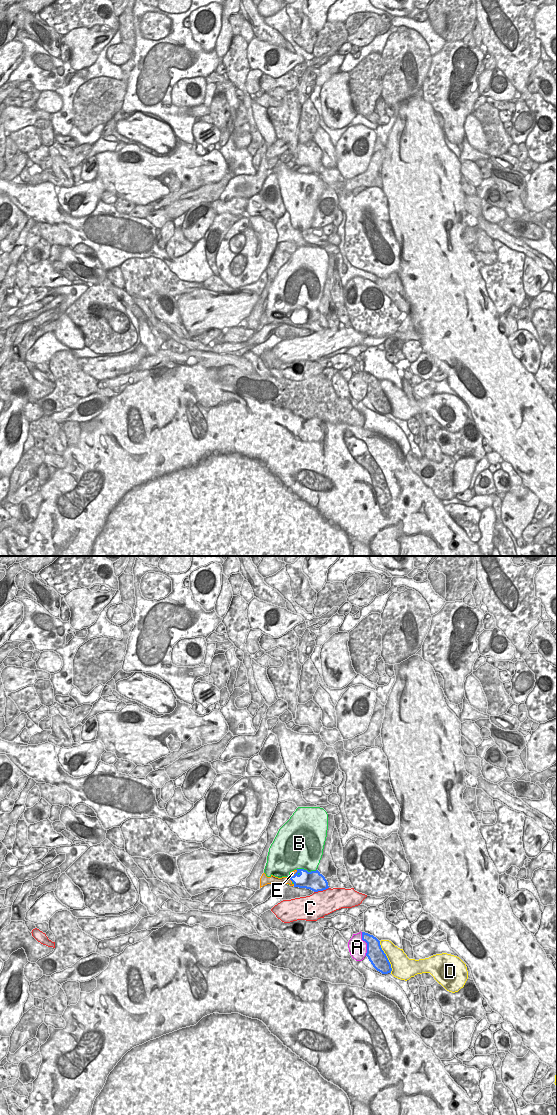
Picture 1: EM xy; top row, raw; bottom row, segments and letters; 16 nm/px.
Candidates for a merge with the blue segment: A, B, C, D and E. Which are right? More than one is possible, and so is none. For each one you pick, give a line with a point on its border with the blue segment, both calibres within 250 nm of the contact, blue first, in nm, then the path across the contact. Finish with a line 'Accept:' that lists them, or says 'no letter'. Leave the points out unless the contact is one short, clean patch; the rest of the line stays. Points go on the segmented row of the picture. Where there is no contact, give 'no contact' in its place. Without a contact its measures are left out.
E: meets blue in xy at (291, 880); 280 nm thick on the blue side, 130 nm on the other; runs through xy (305, 879), (291, 880), (284, 880)
Accept: E

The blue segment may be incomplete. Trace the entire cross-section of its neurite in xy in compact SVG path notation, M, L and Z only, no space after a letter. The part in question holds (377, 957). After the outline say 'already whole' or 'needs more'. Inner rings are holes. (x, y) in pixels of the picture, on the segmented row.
M362 932L362 940L367 943L366 956L373 967L382 974L391 973L391 964L381 948L380 941L373 935L365 932Z; already whole

